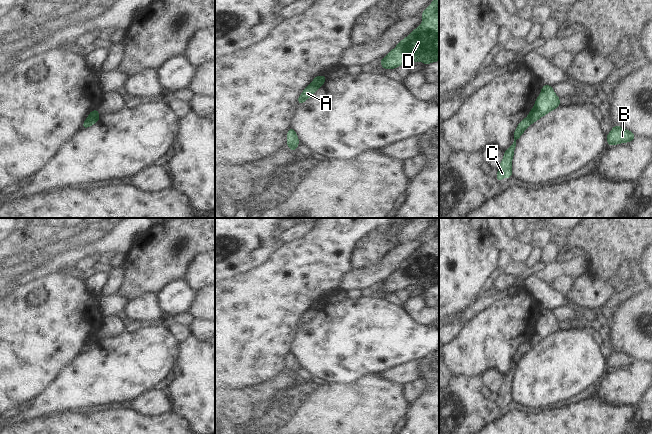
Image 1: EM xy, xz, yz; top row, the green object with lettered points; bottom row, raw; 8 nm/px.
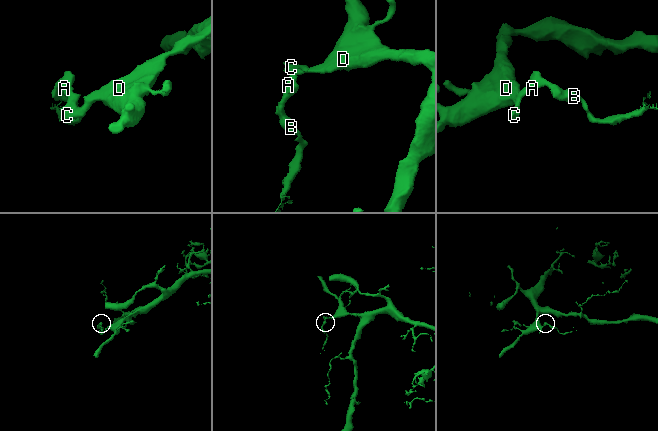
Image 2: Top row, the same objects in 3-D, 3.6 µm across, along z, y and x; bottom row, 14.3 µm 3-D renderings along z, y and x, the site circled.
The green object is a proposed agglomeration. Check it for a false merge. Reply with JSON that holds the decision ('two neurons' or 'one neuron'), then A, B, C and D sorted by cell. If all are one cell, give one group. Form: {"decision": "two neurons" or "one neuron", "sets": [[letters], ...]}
{"decision": "two neurons", "sets": [["A", "B"], ["C", "D"]]}

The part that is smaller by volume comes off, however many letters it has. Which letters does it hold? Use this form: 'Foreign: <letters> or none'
Foreign: A, B

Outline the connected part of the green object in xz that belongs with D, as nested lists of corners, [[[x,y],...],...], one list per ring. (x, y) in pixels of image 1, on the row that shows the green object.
[[[433,0],[421,14],[423,22],[405,39],[381,59],[380,65],[384,69],[395,69],[410,62],[422,61],[425,65],[439,61],[439,0]]]

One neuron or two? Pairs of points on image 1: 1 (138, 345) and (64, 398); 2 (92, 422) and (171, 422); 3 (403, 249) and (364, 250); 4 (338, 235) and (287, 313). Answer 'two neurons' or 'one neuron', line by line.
1: one neuron
2: one neuron
3: two neurons
4: one neuron

